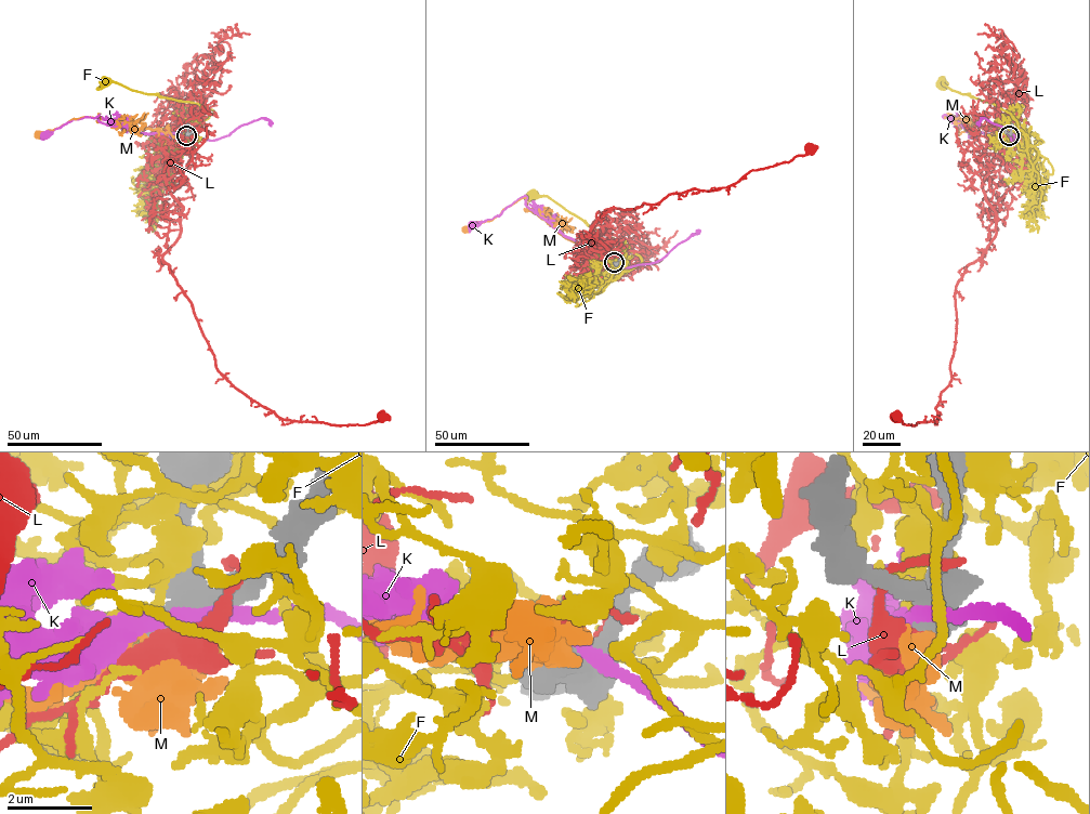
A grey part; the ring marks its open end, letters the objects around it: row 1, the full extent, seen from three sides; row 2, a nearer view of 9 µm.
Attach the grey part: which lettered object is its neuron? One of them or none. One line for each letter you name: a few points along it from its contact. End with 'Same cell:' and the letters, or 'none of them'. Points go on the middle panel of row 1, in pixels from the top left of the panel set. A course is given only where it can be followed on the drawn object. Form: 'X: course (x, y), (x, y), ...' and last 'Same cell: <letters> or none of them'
M: course (615, 263), (563, 237), (530, 210), (523, 197), (491, 220), (475, 223), (467, 230)
Same cell: M

